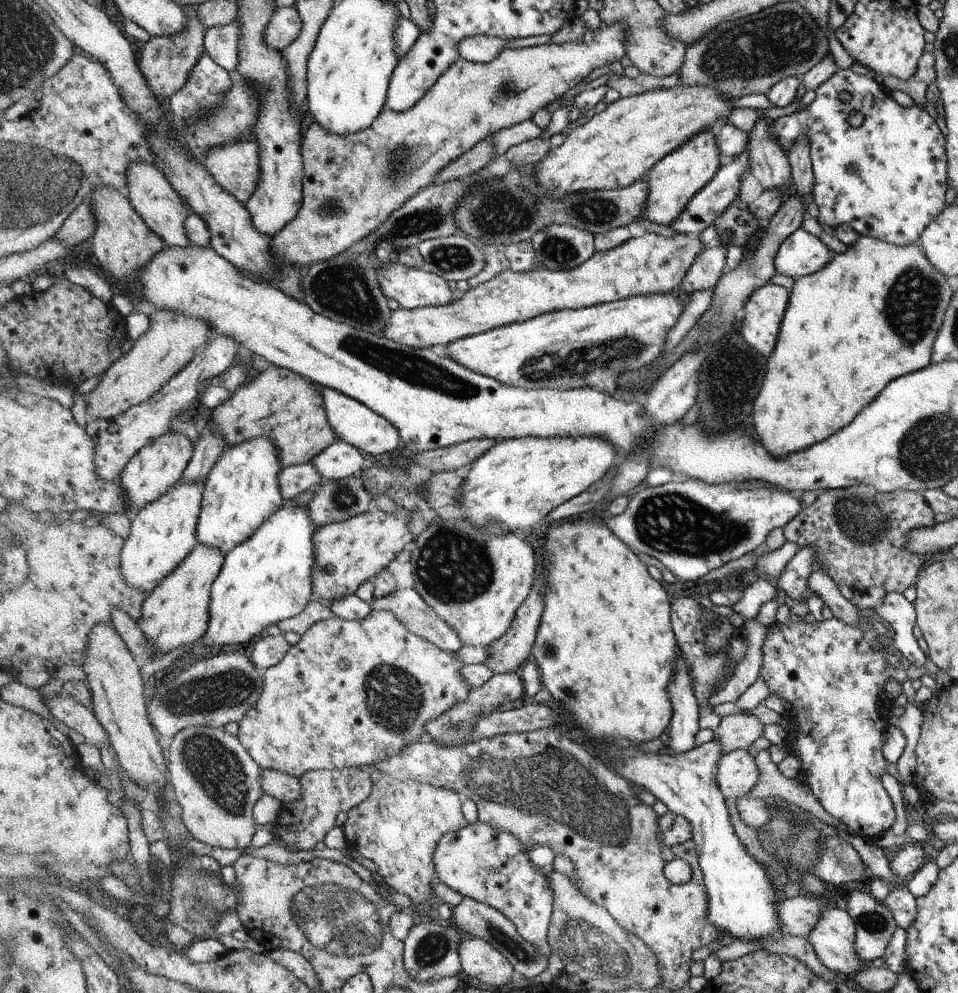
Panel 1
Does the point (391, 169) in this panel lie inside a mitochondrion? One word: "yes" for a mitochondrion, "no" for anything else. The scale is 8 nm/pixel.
yes

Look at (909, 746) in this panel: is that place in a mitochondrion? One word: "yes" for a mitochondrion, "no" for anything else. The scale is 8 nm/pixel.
no

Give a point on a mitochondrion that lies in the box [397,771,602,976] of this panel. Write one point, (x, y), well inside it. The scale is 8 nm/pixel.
(433, 947)

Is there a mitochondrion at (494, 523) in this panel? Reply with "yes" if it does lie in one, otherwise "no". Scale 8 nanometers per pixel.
yes

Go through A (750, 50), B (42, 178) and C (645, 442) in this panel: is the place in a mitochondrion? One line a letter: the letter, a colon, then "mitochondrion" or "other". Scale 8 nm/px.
A: mitochondrion
B: mitochondrion
C: other

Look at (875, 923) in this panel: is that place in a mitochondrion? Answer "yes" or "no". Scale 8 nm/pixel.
yes

